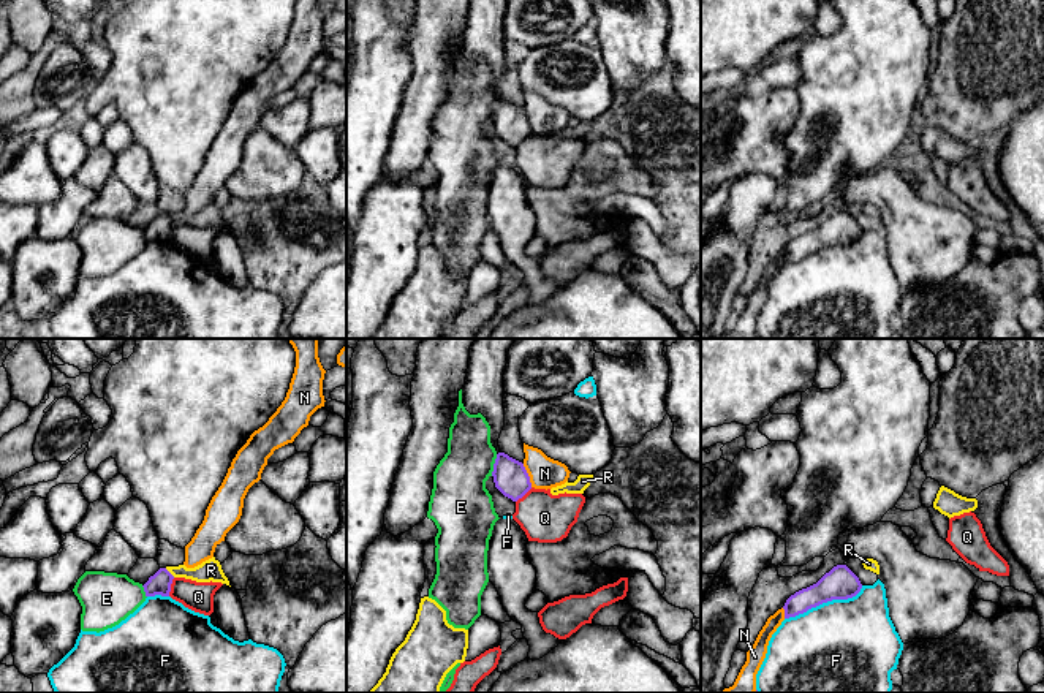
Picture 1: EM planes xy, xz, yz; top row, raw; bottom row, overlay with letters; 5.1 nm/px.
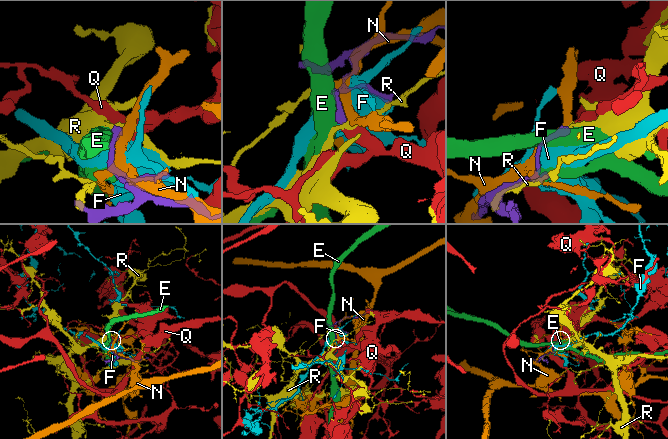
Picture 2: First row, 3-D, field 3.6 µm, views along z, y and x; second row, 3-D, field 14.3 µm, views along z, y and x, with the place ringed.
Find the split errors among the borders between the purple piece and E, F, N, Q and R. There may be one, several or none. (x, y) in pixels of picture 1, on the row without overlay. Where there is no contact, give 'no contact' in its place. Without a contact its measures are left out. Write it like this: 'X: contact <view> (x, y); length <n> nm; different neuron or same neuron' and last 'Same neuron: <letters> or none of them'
E: contact xz (494, 111); length 120 nm; different neuron
F: contact yz (824, 247); length 440 nm; different neuron
N: contact xz (527, 121); length 130 nm; different neuron
Q: contact xy (170, 233); length 100 nm; different neuron
R: contact xy (168, 217); length 70 nm; different neuron
Same neuron: none of them

